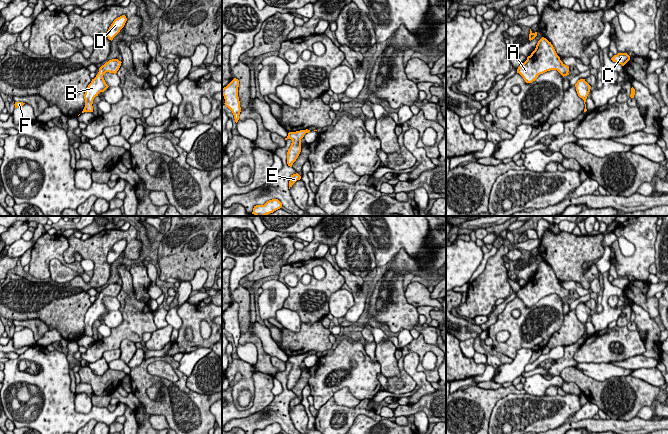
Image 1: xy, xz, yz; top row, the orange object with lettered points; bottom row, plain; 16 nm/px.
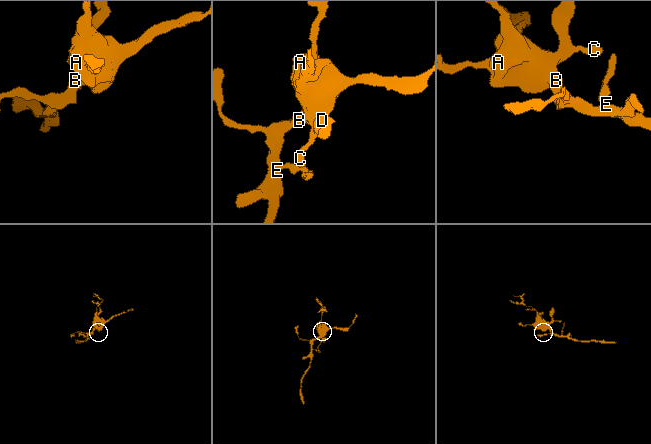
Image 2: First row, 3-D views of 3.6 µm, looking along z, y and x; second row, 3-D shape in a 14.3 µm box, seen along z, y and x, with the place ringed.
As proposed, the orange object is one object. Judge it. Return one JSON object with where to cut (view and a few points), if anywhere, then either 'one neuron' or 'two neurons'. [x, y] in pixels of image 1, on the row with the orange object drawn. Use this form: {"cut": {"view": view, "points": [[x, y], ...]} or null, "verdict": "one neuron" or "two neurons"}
{"cut": null, "verdict": "one neuron"}

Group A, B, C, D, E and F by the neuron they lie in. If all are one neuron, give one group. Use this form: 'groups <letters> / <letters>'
groups A B C D E F

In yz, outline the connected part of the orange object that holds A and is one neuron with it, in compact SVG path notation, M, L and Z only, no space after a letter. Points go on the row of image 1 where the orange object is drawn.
M542 37L527 60L520 64L517 73L526 83L532 83L538 75L550 70L557 70L563 77L569 75L569 66L560 60L551 42Z

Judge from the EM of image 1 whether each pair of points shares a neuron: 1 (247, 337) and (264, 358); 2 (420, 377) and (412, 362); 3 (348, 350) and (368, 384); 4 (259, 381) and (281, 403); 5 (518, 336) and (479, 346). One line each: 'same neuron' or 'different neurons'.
1: same neuron
2: same neuron
3: same neuron
4: different neurons
5: different neurons

